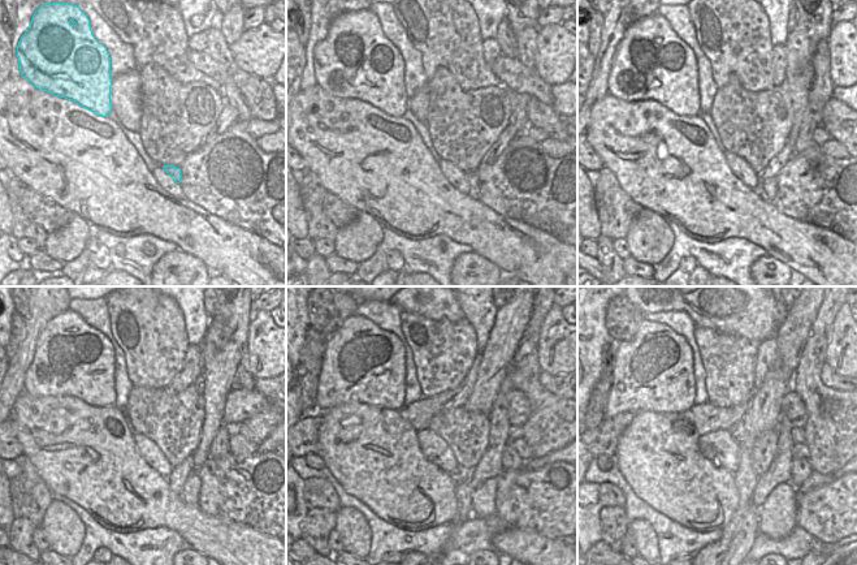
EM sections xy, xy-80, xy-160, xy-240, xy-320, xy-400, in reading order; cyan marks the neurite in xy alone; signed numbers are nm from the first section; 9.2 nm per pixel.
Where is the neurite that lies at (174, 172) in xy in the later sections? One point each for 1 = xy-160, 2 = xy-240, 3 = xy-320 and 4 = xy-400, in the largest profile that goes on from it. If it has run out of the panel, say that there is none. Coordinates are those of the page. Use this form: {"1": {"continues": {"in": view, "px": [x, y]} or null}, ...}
{"1": {"continues": {"in": "xy-160", "px": [767, 188]}}, "2": {"continues": {"in": "xy-240", "px": [191, 487]}}, "3": {"continues": {"in": "xy-320", "px": [483, 505]}}, "4": {"continues": {"in": "xy-400", "px": [777, 514]}}}

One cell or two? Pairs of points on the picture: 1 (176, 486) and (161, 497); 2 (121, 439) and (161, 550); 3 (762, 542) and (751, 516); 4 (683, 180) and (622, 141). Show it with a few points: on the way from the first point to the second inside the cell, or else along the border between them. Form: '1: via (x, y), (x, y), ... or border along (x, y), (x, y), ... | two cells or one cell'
1: border along (165, 478), (169, 487), (180, 496) | two cells
2: border along (124, 533), (169, 527), (182, 538) | two cells
3: border along (758, 531), (748, 551) | two cells
4: via (667, 164), (637, 141) | one cell

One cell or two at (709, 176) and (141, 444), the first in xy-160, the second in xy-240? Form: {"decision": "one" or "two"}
{"decision": "two"}

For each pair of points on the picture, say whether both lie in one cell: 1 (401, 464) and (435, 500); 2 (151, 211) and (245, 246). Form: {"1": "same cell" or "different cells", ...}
{"1": "same cell", "2": "same cell"}

